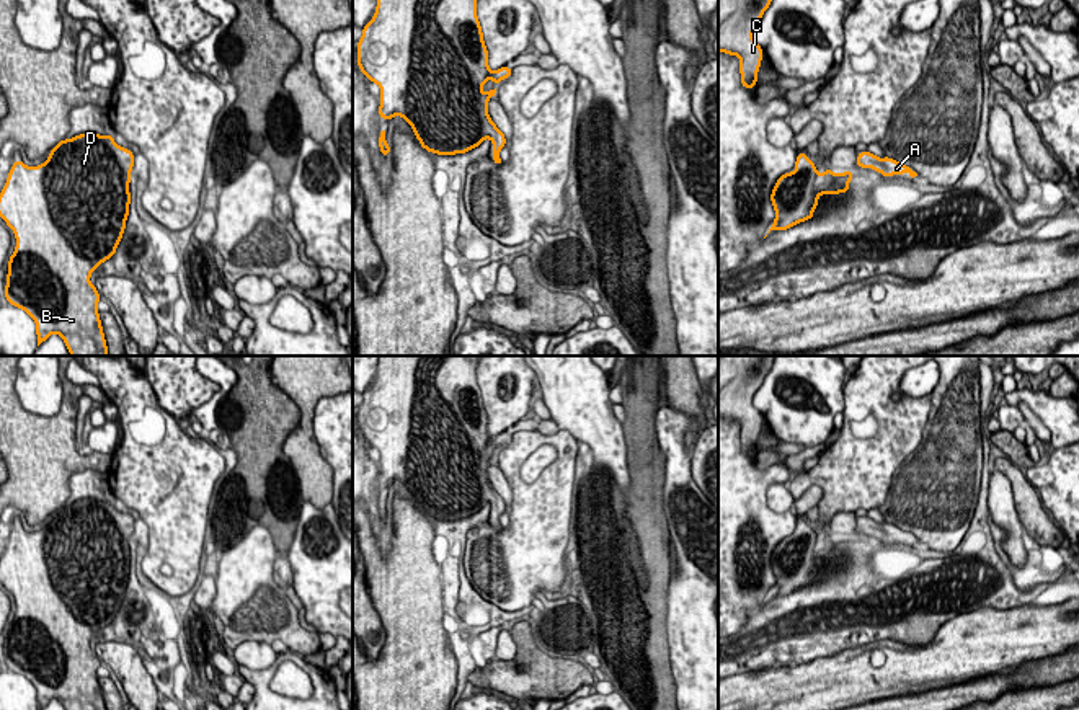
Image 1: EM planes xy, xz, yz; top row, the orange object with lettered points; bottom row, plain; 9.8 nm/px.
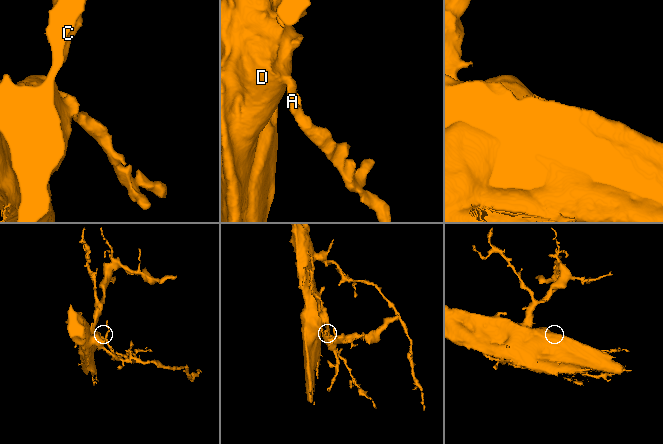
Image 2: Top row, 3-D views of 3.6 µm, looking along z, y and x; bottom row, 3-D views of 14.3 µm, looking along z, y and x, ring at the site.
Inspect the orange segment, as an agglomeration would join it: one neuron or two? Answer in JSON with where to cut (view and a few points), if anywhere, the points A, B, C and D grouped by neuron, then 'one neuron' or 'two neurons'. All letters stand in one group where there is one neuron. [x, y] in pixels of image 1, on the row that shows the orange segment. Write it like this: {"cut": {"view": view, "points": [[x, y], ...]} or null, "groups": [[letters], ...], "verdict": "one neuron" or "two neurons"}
{"cut": null, "groups": [["A", "B", "C", "D"]], "verdict": "one neuron"}

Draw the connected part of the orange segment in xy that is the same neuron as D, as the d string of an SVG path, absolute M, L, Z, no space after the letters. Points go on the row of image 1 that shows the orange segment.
M80 134L60 140L38 166L16 160L0 193L0 217L15 232L16 246L8 260L5 299L36 322L38 346L57 333L70 356L108 356L108 346L96 305L100 294L90 282L91 273L116 255L129 215L129 175L134 153L119 147L111 134Z

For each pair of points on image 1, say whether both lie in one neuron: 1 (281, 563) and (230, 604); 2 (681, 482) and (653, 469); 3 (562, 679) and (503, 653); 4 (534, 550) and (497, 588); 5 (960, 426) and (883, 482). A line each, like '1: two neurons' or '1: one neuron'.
1: two neurons
2: two neurons
3: two neurons
4: one neuron
5: one neuron

